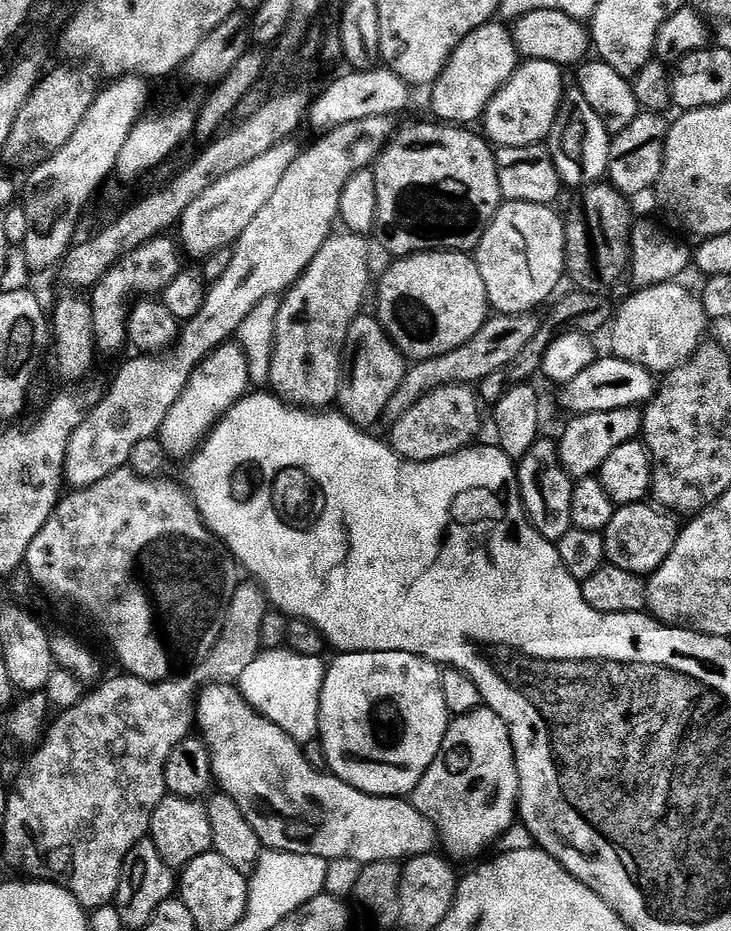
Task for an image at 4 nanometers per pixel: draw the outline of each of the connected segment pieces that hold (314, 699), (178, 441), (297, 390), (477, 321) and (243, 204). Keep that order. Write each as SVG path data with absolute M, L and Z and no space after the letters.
M264 650L246 666L238 691L253 711L264 716L297 742L317 739L320 695L326 664L321 657L304 657L289 650Z
M239 343L218 345L194 370L190 382L186 382L186 390L182 390L182 394L178 397L178 402L170 406L170 414L166 414L166 422L162 422L160 427L159 447L172 458L179 452L185 454L195 452L214 425L246 395L249 388L250 370L246 354Z
M333 234L329 236L327 242L314 254L314 260L310 262L308 269L296 279L296 283L283 293L280 300L280 309L274 322L274 338L272 339L272 361L270 362L270 374L268 375L268 384L271 391L279 396L281 400L298 408L307 408L309 410L324 410L337 403L340 394L340 375L344 365L344 343L348 341L348 331L357 316L361 315L364 299L370 296L370 284L368 288L368 244L363 235L360 234Z
M420 252L417 256L402 256L391 261L392 265L380 276L380 285L375 285L376 309L374 315L388 339L412 362L438 358L458 350L490 318L490 305L486 284L478 270L475 259L467 252Z
M295 139L283 140L278 146L266 150L266 154L254 158L254 162L246 162L246 166L234 170L234 174L226 174L226 178L214 182L214 186L210 186L202 198L196 199L178 225L183 251L187 255L189 252L192 256L207 258L216 251L235 245L242 230L250 226L258 210L262 210L262 206L266 206L266 202L274 195L278 182L282 182L282 174L290 170L294 158L300 155L302 148L296 143Z

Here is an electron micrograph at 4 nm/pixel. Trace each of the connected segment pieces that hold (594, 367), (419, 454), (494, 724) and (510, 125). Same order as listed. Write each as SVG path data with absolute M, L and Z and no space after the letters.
M611 354L606 358L597 358L593 364L586 366L578 378L574 378L569 384L563 385L560 396L560 404L568 411L568 414L585 416L595 412L610 412L647 405L648 401L656 395L658 380L651 372L647 372L642 366L634 362L620 360Z
M448 384L444 388L435 388L433 392L427 392L417 404L410 406L402 418L394 421L391 425L390 447L413 464L425 464L427 460L452 456L469 447L479 437L482 423L480 408L482 401L471 387Z
M481 706L449 723L442 750L438 750L438 758L434 758L430 770L426 770L416 791L411 793L410 802L419 812L426 814L430 822L434 822L443 847L445 844L456 856L476 856L513 825L518 816L519 798L520 779L508 727L488 707Z
M524 60L517 63L514 74L494 94L490 106L482 117L483 135L497 149L525 148L543 145L556 121L560 103L566 95L566 83L561 65L541 60Z

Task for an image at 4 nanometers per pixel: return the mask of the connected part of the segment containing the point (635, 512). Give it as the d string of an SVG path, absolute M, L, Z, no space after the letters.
M651 503L621 504L617 507L614 518L610 518L610 526L606 526L602 533L604 559L611 567L647 578L660 569L666 558L670 558L670 550L674 550L678 542L681 527L679 515L661 510Z

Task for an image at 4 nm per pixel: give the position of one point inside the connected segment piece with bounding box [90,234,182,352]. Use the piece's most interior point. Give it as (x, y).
(148, 269)

